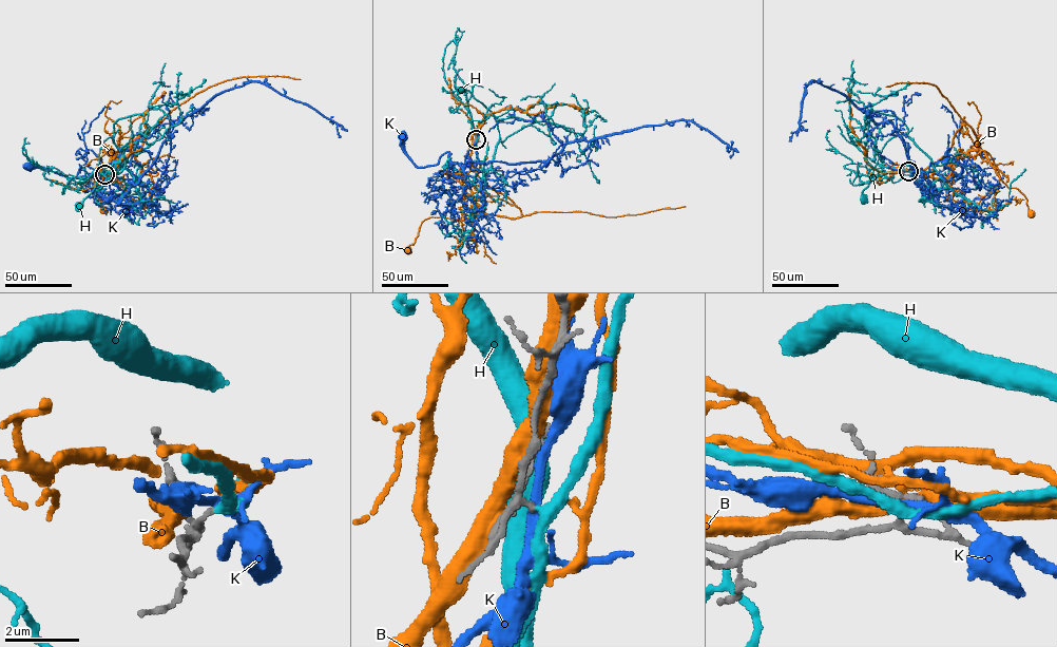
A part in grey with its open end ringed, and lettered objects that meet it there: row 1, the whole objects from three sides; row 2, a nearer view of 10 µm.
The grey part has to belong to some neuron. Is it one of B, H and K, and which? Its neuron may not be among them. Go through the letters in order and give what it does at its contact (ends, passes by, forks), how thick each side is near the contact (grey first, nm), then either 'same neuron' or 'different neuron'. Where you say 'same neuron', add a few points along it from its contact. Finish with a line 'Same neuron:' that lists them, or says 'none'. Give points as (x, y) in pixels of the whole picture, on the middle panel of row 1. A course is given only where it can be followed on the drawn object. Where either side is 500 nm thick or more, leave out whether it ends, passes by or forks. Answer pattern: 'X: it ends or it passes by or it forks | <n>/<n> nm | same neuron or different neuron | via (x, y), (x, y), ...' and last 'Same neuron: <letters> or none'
B: it passes by | 160/420 nm | different neuron
H: it passes by | 140/280 nm | same neuron | via (476, 139), (476, 155), (484, 170), (489, 167), (499, 139), (497, 121), (472, 93), (461, 90)
K: it passes by | 140/240 nm | different neuron
Same neuron: H

